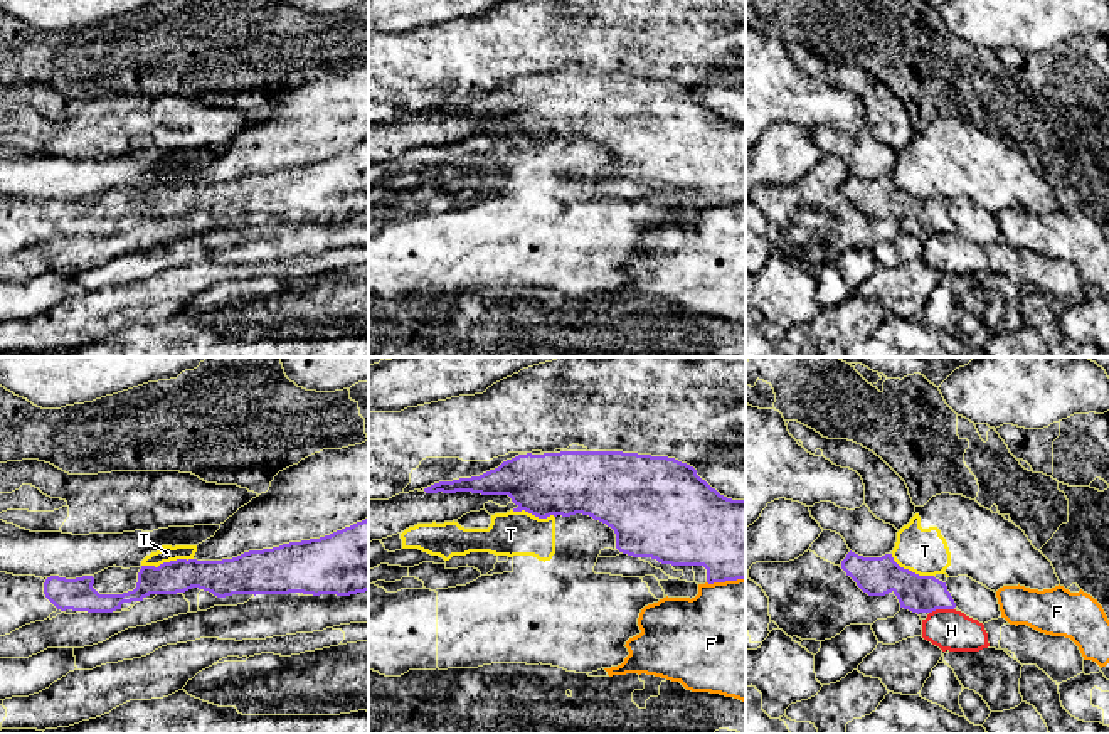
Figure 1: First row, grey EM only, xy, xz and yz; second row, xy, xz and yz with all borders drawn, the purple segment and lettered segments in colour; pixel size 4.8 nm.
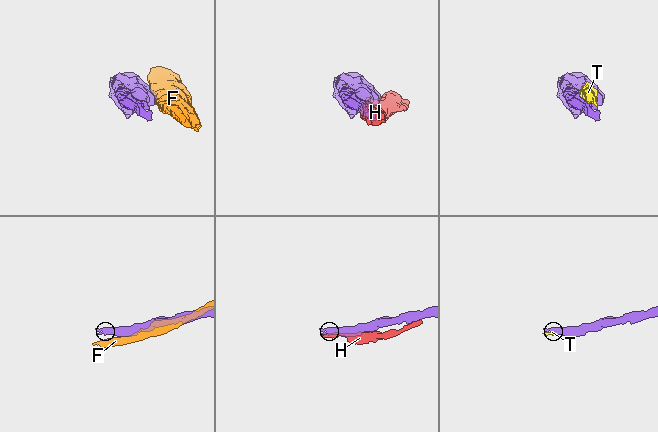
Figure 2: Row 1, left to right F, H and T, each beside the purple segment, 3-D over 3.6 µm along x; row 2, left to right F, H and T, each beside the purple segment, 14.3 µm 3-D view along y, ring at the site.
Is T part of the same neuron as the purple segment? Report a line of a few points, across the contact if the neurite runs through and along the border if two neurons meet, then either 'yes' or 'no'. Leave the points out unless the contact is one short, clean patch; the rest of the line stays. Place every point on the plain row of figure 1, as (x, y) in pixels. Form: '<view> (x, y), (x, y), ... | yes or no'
no

